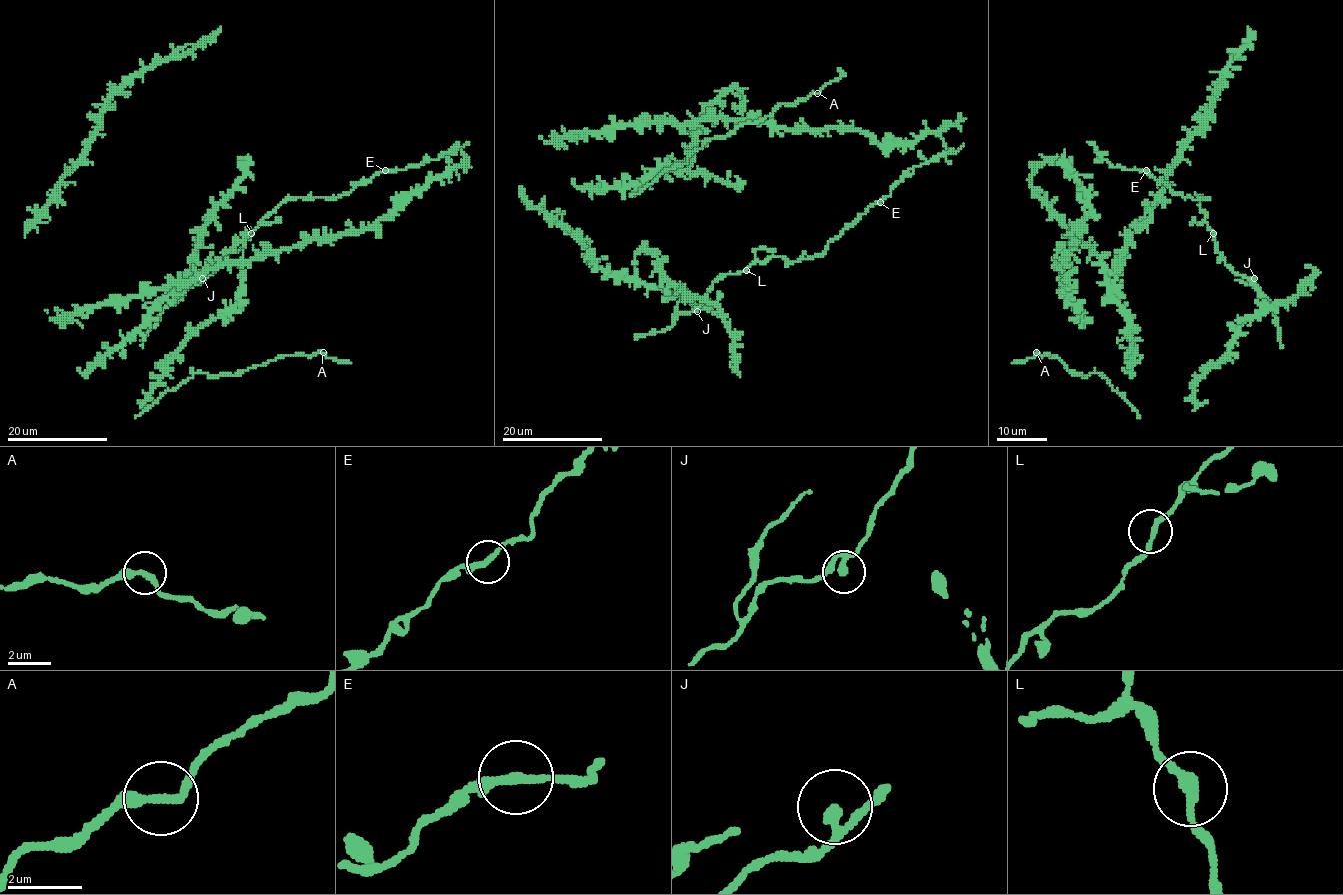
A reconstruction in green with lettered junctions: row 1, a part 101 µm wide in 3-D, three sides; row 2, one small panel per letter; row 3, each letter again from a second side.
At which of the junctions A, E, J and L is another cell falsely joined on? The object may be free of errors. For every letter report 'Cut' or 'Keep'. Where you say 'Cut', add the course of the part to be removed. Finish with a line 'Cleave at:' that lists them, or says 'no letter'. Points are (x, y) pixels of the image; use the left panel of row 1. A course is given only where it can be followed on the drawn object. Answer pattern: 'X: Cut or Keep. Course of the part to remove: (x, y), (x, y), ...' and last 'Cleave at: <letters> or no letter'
A: Keep
E: Cut. Course of the part to remove: (385, 170), (413, 168), (439, 159), (452, 149), (461, 149), (468, 143)
J: Keep
L: Keep
Cleave at: E

